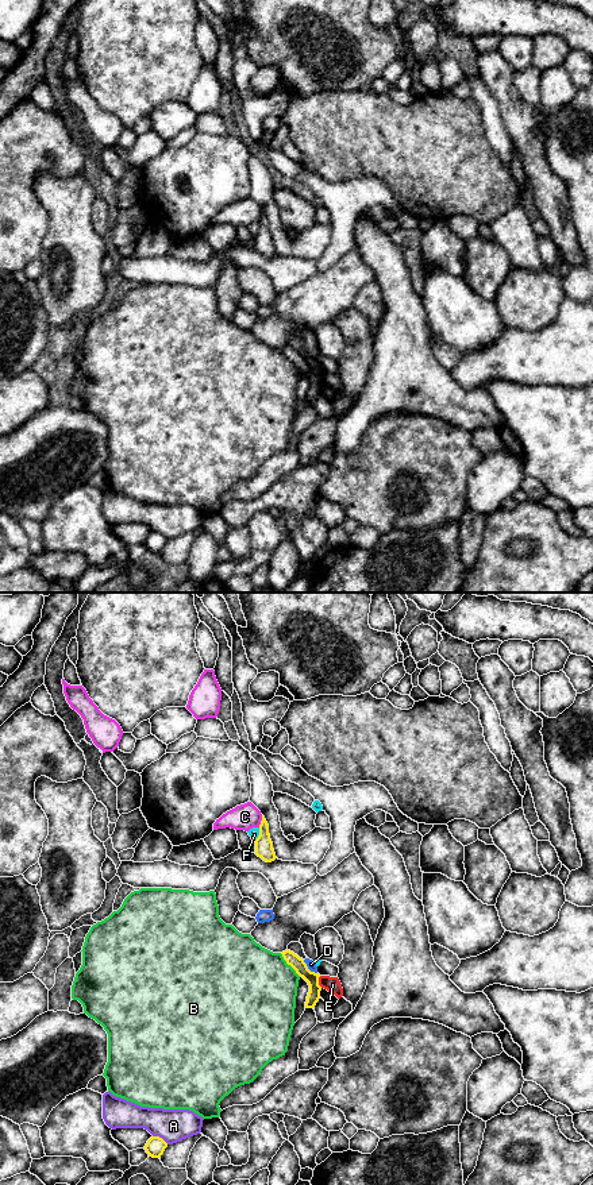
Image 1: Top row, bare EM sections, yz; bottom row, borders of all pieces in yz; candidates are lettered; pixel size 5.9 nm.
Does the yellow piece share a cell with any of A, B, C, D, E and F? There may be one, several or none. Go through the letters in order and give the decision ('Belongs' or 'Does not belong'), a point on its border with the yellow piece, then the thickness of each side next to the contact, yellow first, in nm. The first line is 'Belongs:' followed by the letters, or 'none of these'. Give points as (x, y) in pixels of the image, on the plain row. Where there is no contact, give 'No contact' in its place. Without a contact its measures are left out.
Belongs: none of these
A: Does not belong. Touches yellow at yz (161, 533). Thickness 120 nm (yellow) against 190 nm
B: Does not belong. Touches yellow at yz (289, 359). Thickness 80 nm (yellow) against 480 nm
C: Does not belong. Touches yellow at yz (261, 216). Thickness 110 nm (yellow) against 160 nm
D: Does not belong. Touches yellow at yz (307, 363). Thickness 80 nm (yellow) against 50 nm
E: Does not belong. Touches yellow at yz (318, 377). Thickness 80 nm (yellow) against 90 nm
F: Does not belong. Touches yellow at yz (260, 230). Thickness 110 nm (yellow) against 60 nm

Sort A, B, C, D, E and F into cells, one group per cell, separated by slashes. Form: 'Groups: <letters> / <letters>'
Groups: A / B / C / D E / F

